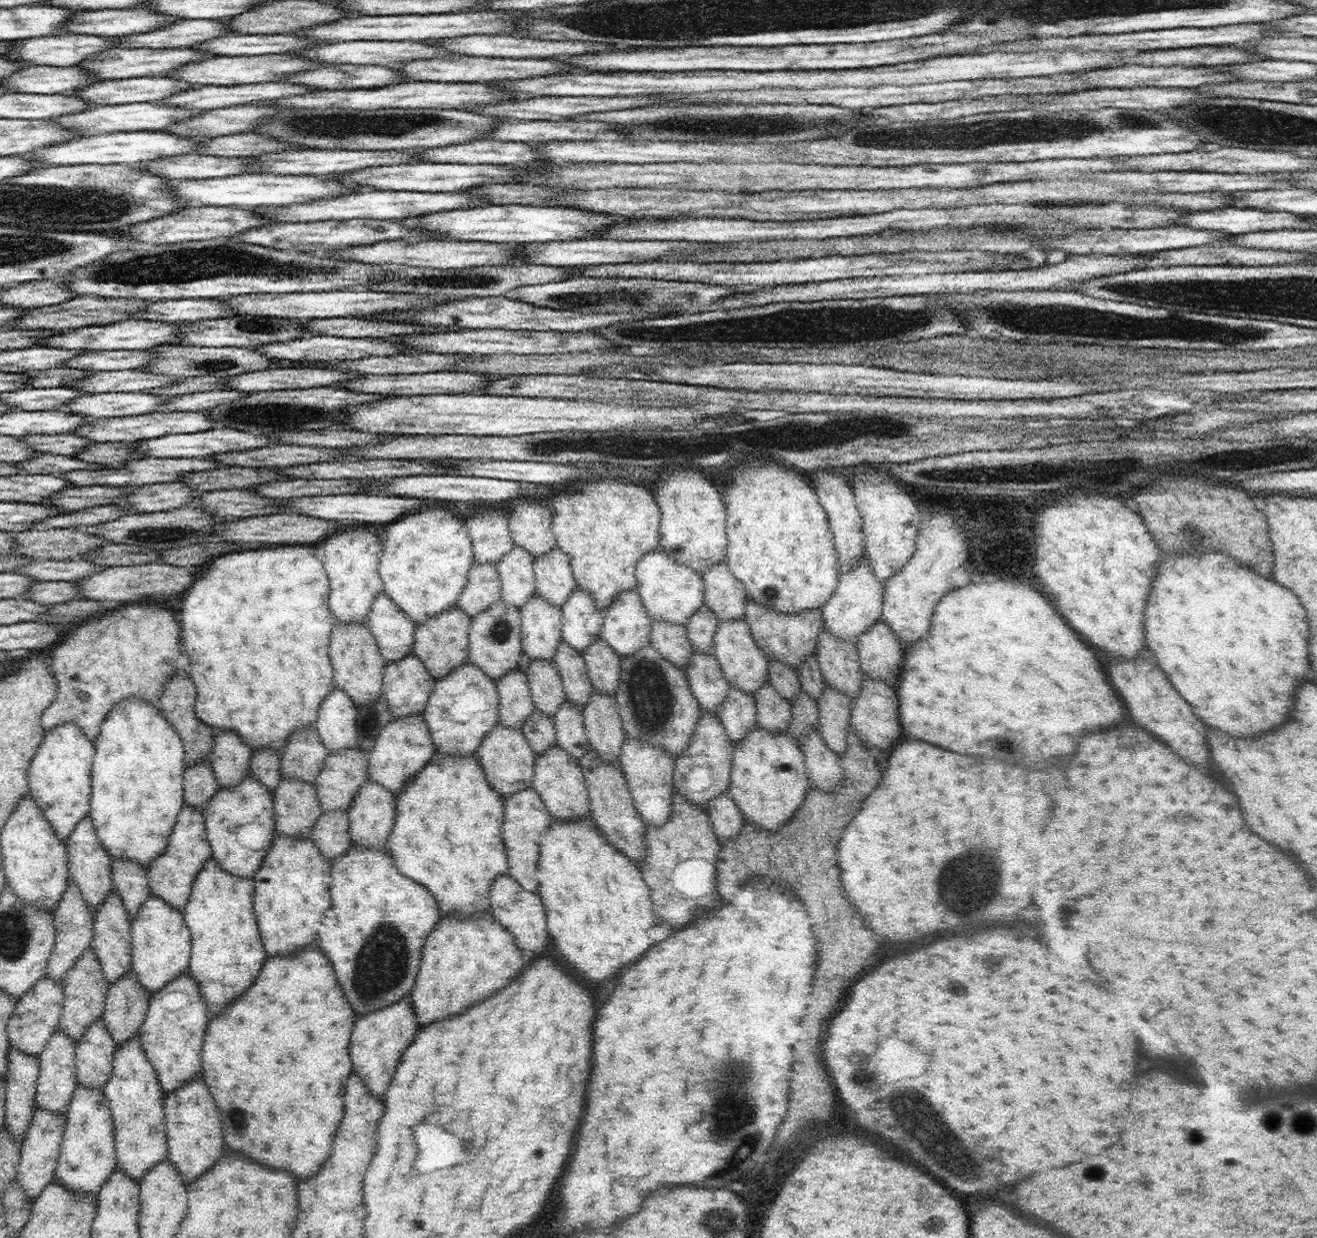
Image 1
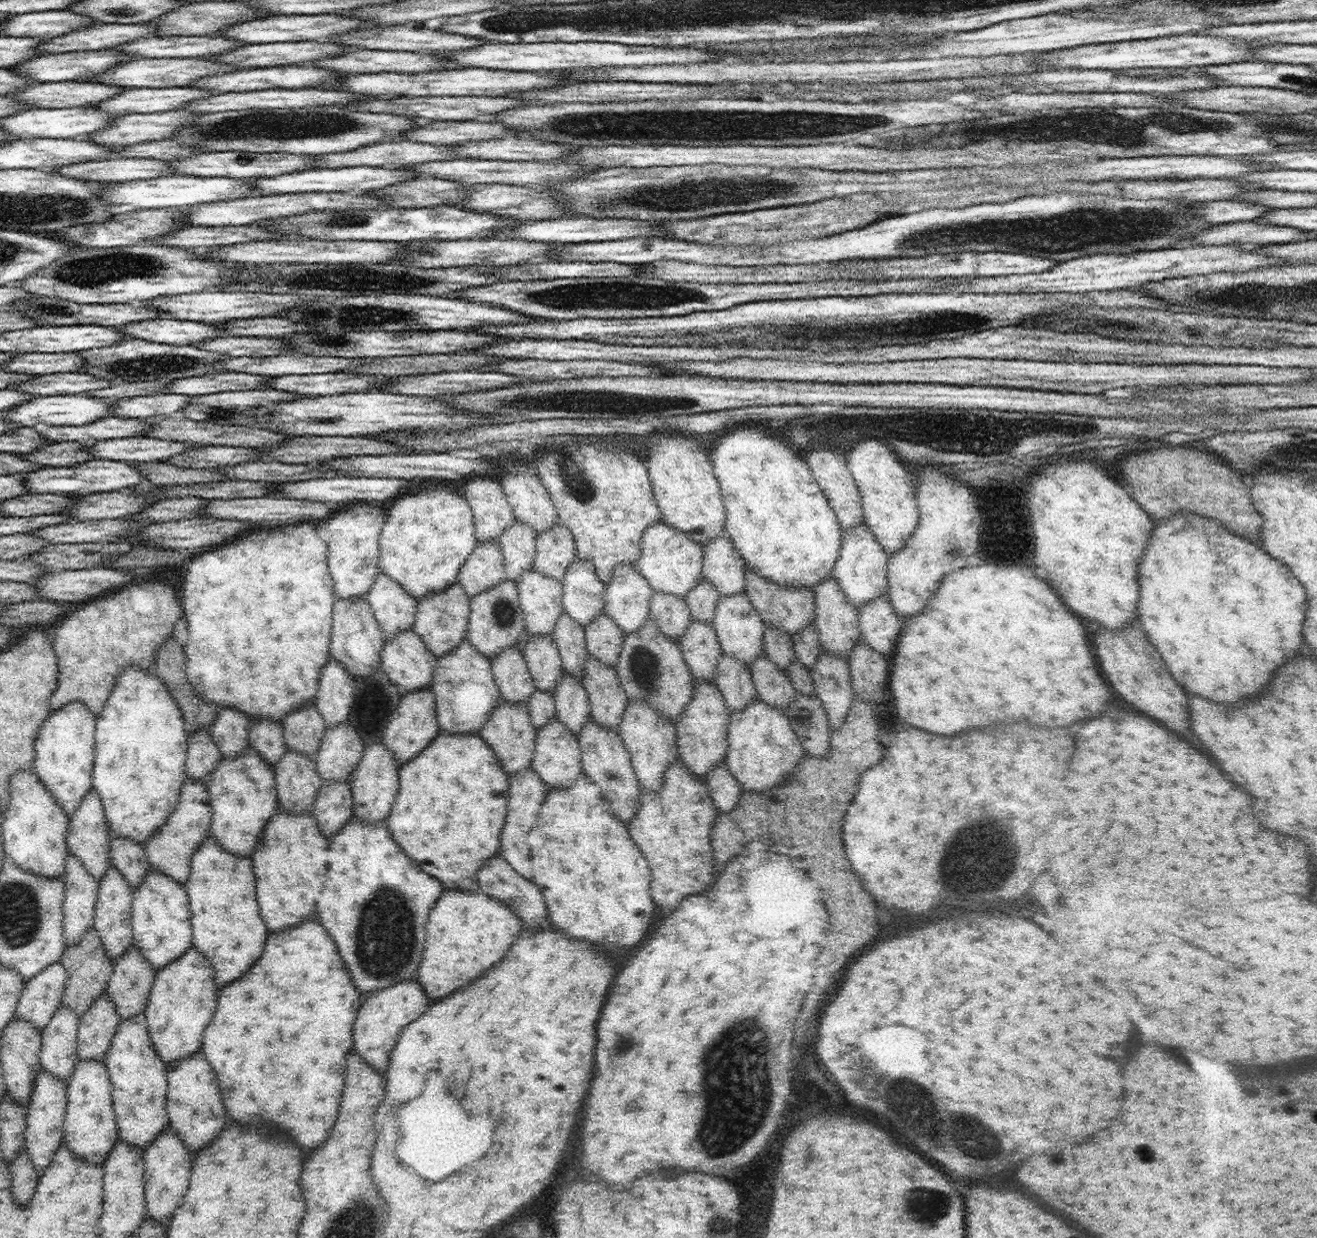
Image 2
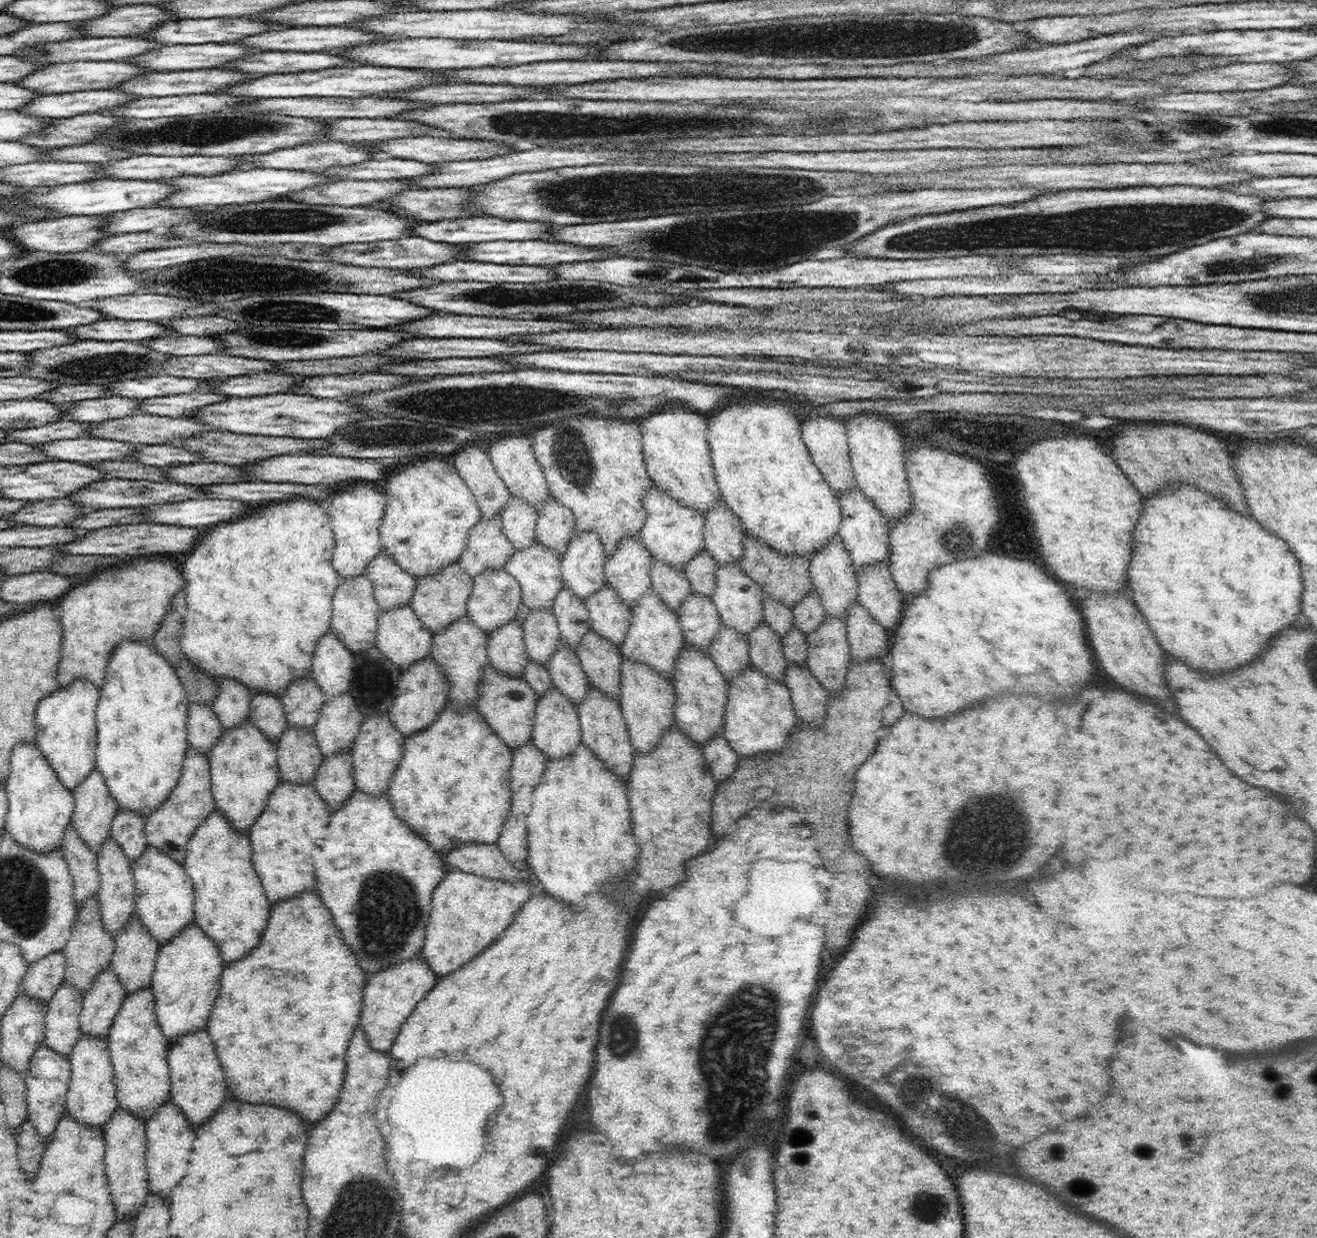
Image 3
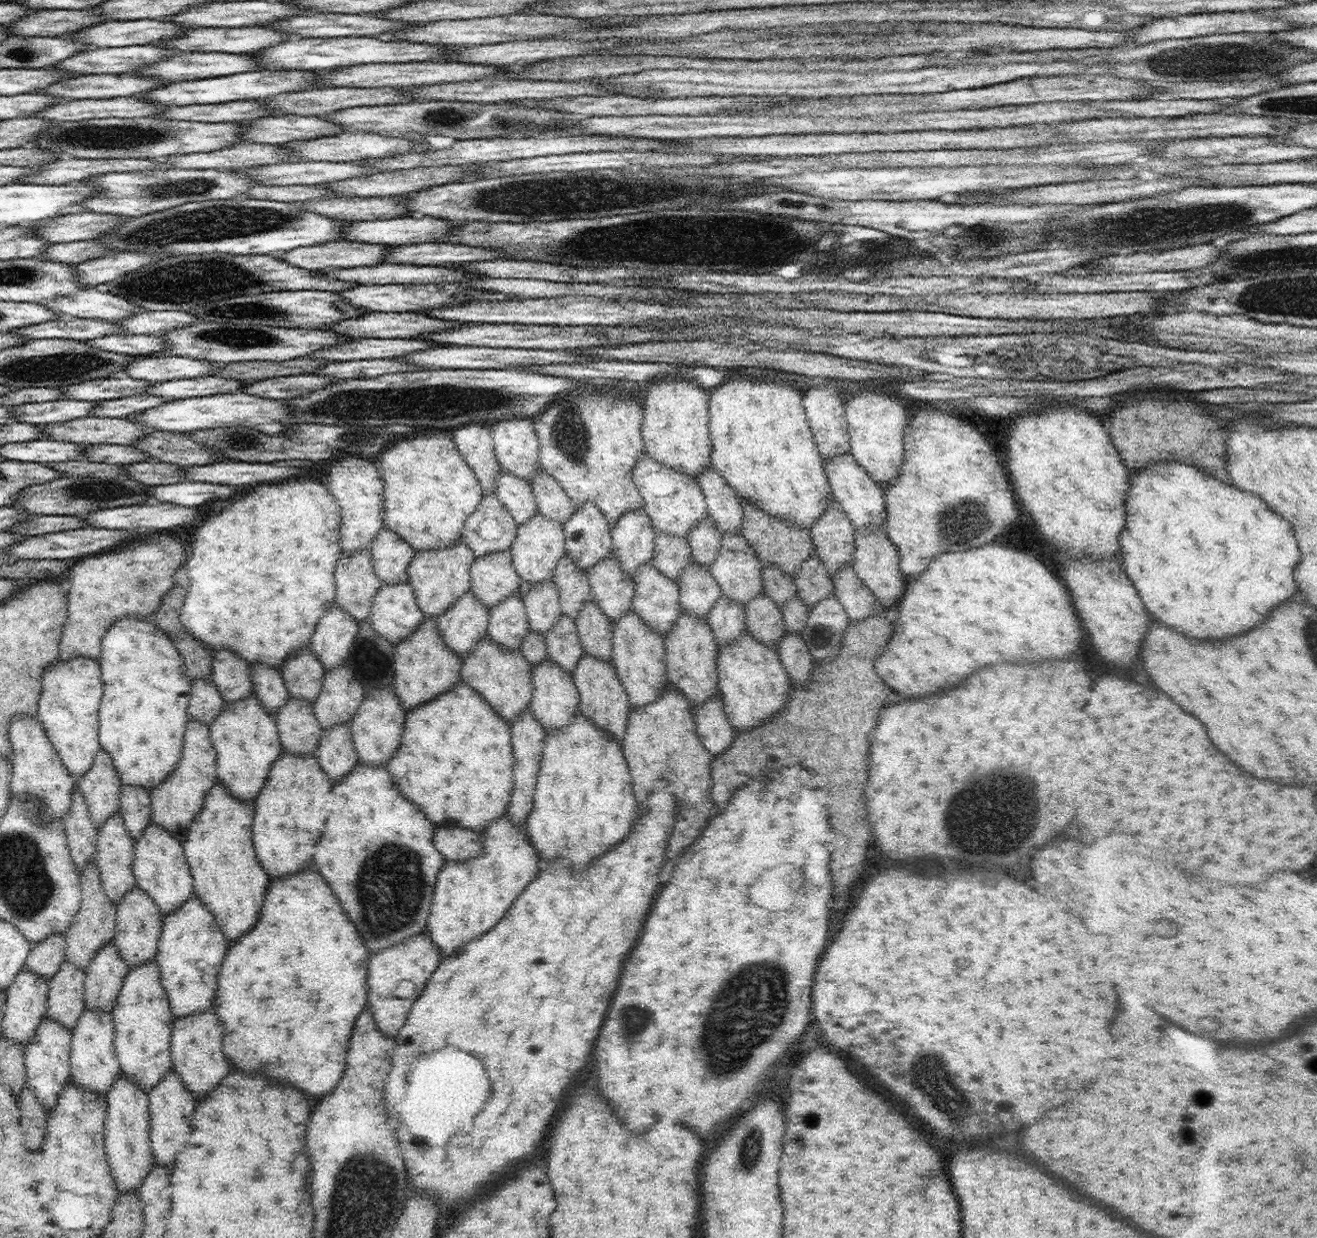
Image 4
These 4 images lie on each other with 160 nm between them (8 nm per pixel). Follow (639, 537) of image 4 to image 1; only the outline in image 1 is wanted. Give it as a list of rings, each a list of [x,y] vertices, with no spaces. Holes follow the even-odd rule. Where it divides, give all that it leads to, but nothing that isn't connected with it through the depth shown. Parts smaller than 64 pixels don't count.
[[[622,591],[605,608],[599,636],[622,660],[651,642],[652,623],[638,591]]]

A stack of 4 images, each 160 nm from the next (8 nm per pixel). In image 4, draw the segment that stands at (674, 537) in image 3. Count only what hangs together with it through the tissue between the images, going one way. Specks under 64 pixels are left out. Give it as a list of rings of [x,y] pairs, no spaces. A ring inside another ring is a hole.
[[[646,452],[639,456],[634,465],[633,481],[642,495],[643,509],[656,534],[689,539],[694,526],[698,526],[698,522],[702,522],[708,514],[706,499],[697,480],[655,461]]]

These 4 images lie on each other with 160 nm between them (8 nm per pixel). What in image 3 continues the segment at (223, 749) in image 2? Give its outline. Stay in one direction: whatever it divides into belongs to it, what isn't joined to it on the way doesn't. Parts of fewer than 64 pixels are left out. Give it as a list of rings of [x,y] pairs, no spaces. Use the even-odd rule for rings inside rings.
[[[228,677],[218,683],[219,693],[212,702],[213,711],[224,730],[233,729],[248,720],[249,704],[254,694],[250,694],[241,682]]]

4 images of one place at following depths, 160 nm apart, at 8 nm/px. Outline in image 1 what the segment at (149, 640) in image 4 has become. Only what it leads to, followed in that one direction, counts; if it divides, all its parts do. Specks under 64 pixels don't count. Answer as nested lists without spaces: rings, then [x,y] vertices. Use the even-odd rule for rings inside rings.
[[[130,697],[118,703],[116,710],[106,715],[97,739],[93,742],[95,755],[91,766],[91,801],[89,815],[94,823],[99,841],[113,860],[130,859],[145,869],[165,851],[172,834],[178,812],[185,804],[183,799],[183,774],[185,748],[178,731],[160,714],[156,702]]]

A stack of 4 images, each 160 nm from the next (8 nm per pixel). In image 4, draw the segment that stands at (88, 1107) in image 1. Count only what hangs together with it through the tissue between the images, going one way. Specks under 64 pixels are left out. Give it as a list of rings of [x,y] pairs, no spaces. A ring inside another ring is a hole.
[[[84,1010],[78,1017],[78,1022],[72,1030],[71,1051],[69,1054],[71,1065],[71,1080],[107,1098],[107,1092],[113,1087],[114,1081],[121,1073],[114,1046],[114,1022],[111,1012],[94,1012]]]

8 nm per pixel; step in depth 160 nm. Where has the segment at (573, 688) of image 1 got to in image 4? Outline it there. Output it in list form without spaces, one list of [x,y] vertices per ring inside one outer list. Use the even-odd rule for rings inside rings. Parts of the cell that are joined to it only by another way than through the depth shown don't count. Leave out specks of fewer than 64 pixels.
[[[568,555],[558,561],[553,571],[553,582],[558,588],[562,615],[575,620],[584,601],[592,596],[588,575]]]

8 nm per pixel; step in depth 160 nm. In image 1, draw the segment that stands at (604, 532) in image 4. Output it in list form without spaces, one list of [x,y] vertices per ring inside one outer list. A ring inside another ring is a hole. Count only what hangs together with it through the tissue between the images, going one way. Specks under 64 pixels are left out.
[[[582,589],[572,591],[561,609],[563,612],[561,638],[572,650],[576,650],[576,654],[583,656],[592,641],[599,637],[603,625],[603,612],[596,606],[596,601],[589,591]]]

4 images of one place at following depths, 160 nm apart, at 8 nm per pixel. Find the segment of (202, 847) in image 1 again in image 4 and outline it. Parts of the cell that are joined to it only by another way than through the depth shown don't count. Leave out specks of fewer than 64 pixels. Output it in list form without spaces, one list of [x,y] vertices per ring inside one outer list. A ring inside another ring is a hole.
[[[190,719],[183,736],[183,749],[176,770],[150,793],[151,822],[169,830],[182,844],[187,837],[189,826],[202,810],[206,792],[210,792],[210,787],[218,780],[217,754],[210,735],[207,724]]]

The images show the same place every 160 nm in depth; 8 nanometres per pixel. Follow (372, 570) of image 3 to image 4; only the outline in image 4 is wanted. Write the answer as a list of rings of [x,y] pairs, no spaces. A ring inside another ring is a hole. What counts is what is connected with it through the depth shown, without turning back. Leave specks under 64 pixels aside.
[[[383,527],[369,547],[374,572],[380,581],[386,584],[404,584],[409,582],[408,565],[416,555],[408,542],[398,538],[392,530]]]

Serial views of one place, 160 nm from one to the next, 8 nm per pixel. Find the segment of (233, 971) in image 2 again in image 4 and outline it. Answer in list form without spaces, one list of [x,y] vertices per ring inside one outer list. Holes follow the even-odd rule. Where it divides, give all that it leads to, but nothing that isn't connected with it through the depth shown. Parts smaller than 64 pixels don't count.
[[[218,780],[209,791],[200,814],[189,826],[182,844],[183,851],[193,876],[194,893],[214,912],[219,929],[226,938],[236,942],[256,924],[270,880],[254,854],[254,804],[238,802]]]

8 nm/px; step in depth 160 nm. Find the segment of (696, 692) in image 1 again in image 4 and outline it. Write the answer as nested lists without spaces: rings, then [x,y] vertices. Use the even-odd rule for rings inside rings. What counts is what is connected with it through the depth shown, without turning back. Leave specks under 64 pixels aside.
[[[688,563],[678,577],[679,605],[681,610],[696,618],[706,619],[710,609],[721,597],[722,589],[714,580],[713,574],[698,563]]]

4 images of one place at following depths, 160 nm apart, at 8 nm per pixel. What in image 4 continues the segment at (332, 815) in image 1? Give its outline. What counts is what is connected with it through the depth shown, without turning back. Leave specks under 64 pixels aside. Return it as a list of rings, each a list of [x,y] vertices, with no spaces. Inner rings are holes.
[[[349,723],[334,725],[321,734],[316,749],[322,770],[332,782],[340,782],[345,774],[354,770],[359,758],[353,743]]]

